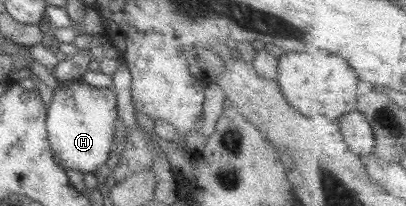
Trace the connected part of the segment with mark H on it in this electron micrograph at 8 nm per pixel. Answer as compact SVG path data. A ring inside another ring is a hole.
M83 80L72 83L67 90L58 88L53 94L51 107L46 114L47 138L53 156L58 156L62 160L59 164L63 168L73 168L83 174L94 172L109 160L117 118L115 90L96 88Z

